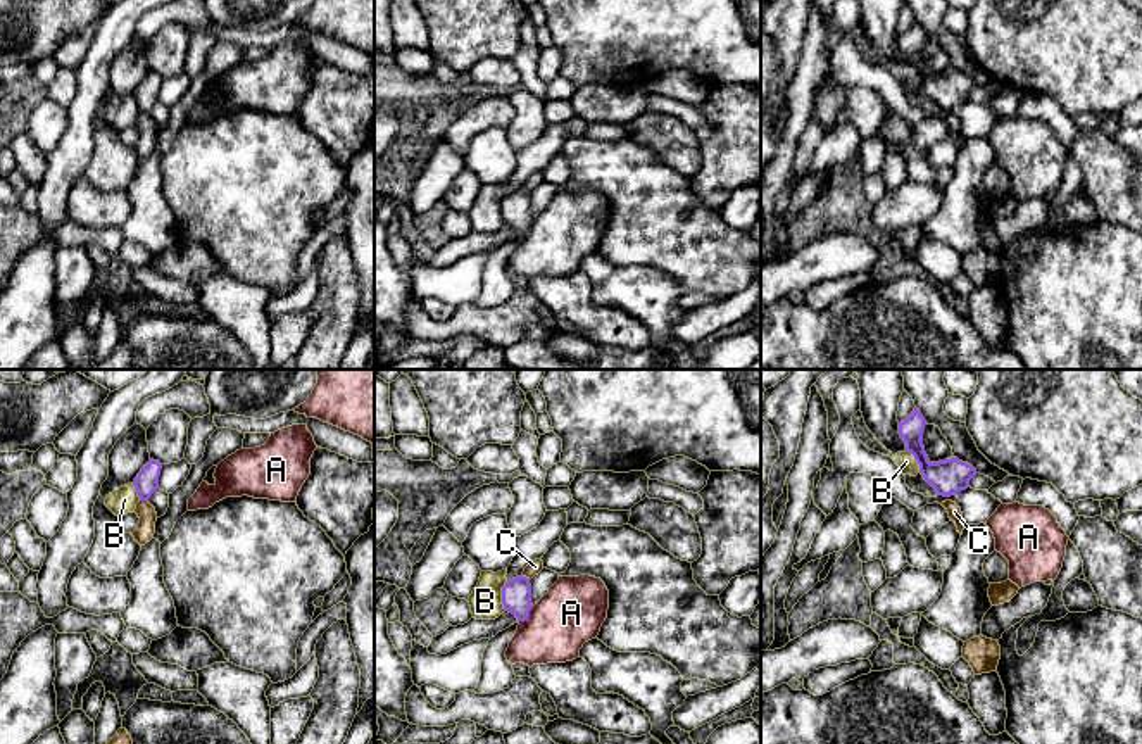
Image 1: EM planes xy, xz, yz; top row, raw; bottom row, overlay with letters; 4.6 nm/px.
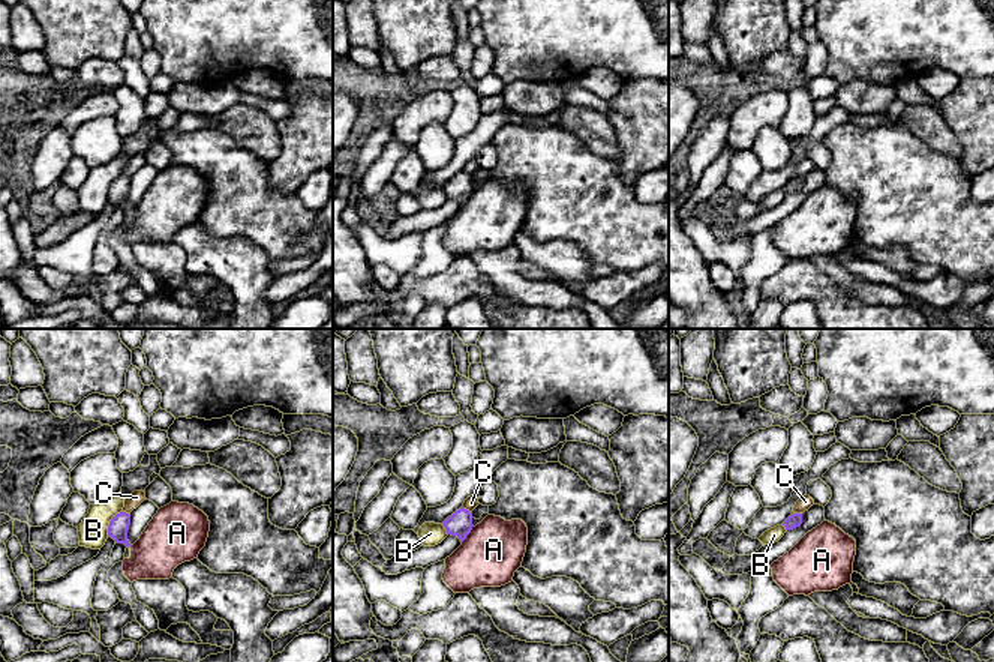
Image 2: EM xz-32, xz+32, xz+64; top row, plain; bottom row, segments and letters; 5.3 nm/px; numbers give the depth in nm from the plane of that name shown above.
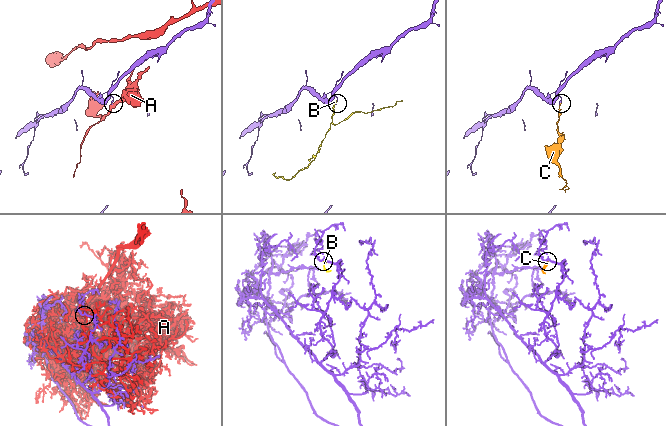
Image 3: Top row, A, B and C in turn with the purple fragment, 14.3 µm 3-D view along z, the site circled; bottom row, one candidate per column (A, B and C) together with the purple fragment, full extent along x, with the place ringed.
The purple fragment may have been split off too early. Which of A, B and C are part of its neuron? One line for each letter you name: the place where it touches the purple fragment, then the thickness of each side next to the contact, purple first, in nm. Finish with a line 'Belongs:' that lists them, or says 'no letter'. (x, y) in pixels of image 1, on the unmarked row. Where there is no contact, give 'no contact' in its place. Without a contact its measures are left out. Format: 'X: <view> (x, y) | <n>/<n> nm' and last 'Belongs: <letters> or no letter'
Belongs: no letter

